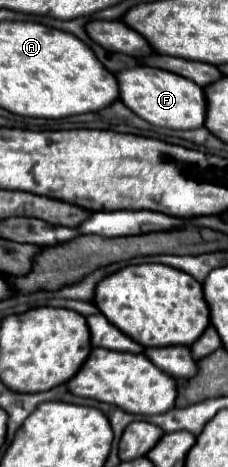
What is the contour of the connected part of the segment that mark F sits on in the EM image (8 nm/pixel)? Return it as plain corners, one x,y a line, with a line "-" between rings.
151,66
121,70
117,74
117,80
121,88
121,102
149,124
171,130
195,130
203,126
207,116
207,98
205,90
193,80

